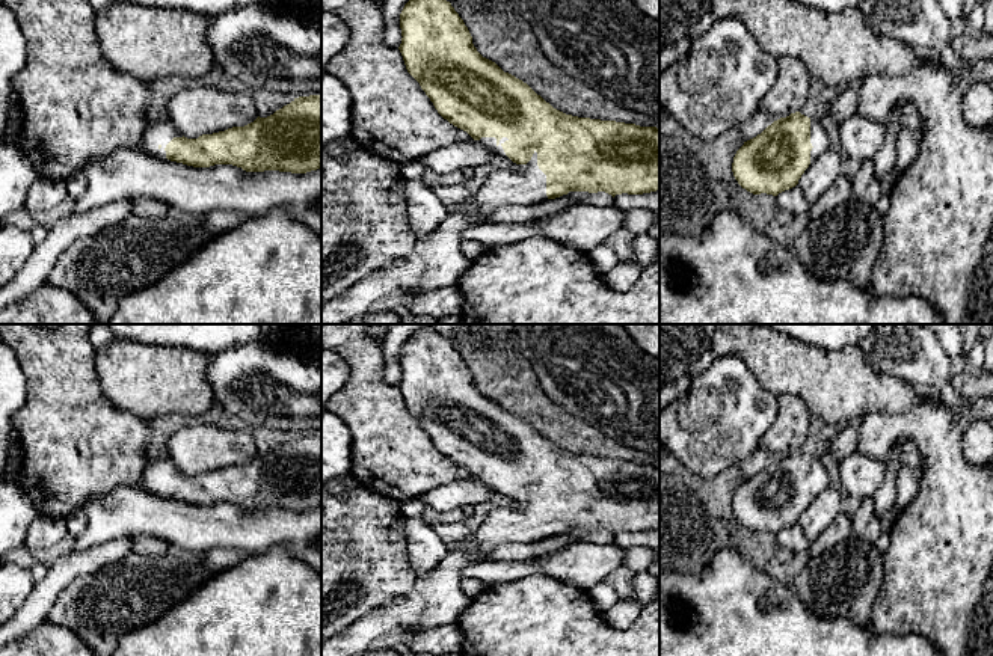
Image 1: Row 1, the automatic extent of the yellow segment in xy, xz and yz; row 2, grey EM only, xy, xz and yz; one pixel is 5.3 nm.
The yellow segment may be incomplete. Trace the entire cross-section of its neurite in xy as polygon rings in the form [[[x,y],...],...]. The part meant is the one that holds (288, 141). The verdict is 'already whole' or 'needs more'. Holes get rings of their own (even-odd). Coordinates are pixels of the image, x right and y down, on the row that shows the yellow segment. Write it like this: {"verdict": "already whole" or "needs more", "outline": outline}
{"verdict": "needs more", "outline": [[[321,95],[294,98],[267,118],[258,116],[244,127],[232,127],[196,139],[184,137],[166,116],[145,130],[140,143],[155,158],[193,167],[232,164],[246,172],[306,173],[321,169]]]}

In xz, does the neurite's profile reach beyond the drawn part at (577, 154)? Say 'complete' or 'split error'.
split error

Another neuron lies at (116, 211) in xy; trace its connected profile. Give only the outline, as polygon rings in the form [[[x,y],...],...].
[[[118,201],[80,216],[69,213],[62,217],[48,231],[45,240],[35,246],[23,270],[6,287],[0,288],[0,309],[44,285],[60,253],[74,241],[118,225],[130,214],[133,214],[131,201]]]

